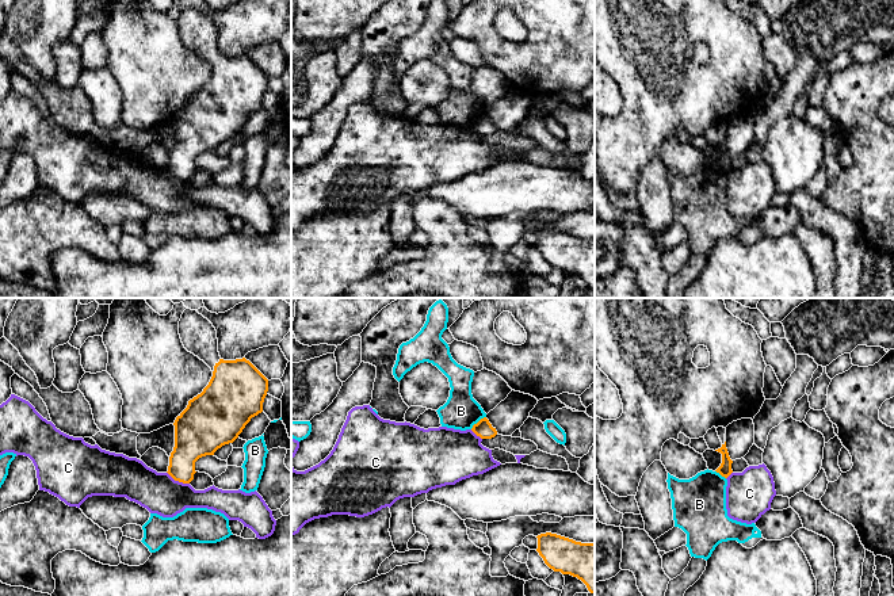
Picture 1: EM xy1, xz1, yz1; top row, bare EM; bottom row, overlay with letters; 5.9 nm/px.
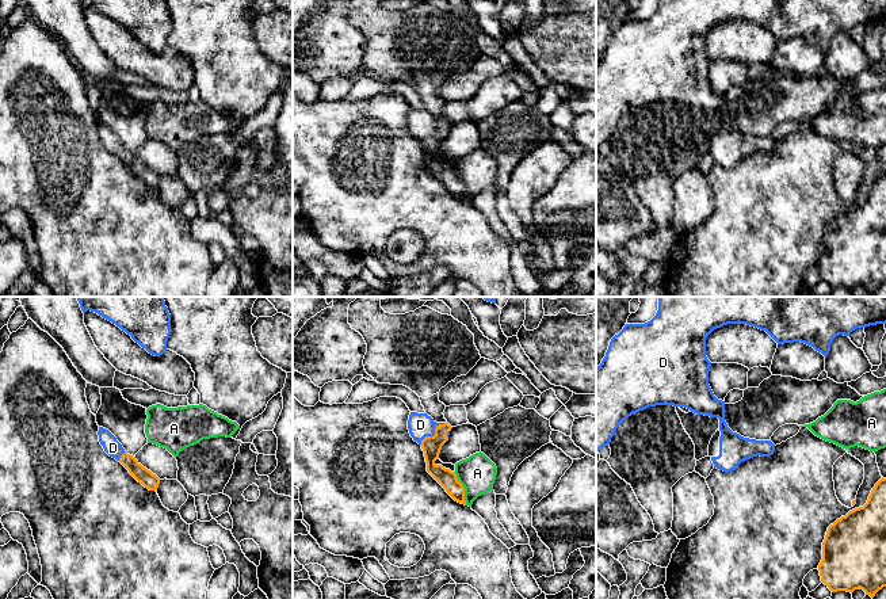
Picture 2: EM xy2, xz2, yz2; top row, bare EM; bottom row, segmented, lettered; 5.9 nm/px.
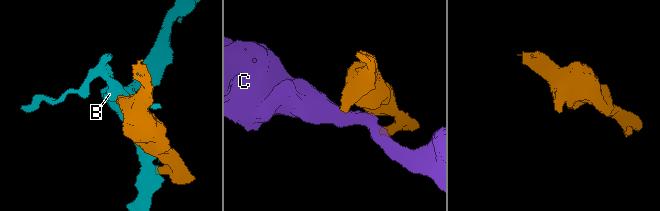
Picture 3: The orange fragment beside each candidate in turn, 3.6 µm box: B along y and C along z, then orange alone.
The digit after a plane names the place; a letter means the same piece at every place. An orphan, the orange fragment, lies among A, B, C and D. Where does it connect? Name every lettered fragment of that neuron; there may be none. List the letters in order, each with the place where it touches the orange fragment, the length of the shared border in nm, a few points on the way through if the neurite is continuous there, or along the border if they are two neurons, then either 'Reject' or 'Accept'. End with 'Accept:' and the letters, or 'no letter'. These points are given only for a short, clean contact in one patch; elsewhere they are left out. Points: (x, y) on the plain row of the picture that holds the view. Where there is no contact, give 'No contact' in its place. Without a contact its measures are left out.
A: Touches orange at xz2 (463, 184). Shared border 220 nm. Boundary: xz2 (454, 168), (463, 184), (465, 201). Reject
B: Touches orange at xz1 (478, 118). Shared border 120 nm. Reject
C: Touches orange at xy1 (178, 176). Shared border 150 nm. Boundary: xy1 (167, 168), (175, 176), (188, 180). Reject
D: Touches orange at xz2 (435, 130). Shared border 200 nm. Path across: xz2 (431, 142), (435, 130), (420, 121). Accept
Accept: D

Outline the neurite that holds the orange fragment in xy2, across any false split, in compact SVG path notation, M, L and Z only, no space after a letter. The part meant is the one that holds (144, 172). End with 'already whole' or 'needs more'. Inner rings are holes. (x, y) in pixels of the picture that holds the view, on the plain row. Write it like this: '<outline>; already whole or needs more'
M99 123L98 131L100 141L110 153L119 157L129 167L129 169L145 184L148 184L149 187L157 187L160 175L150 167L144 164L135 156L135 153L127 150L122 141L108 126Z; needs more

